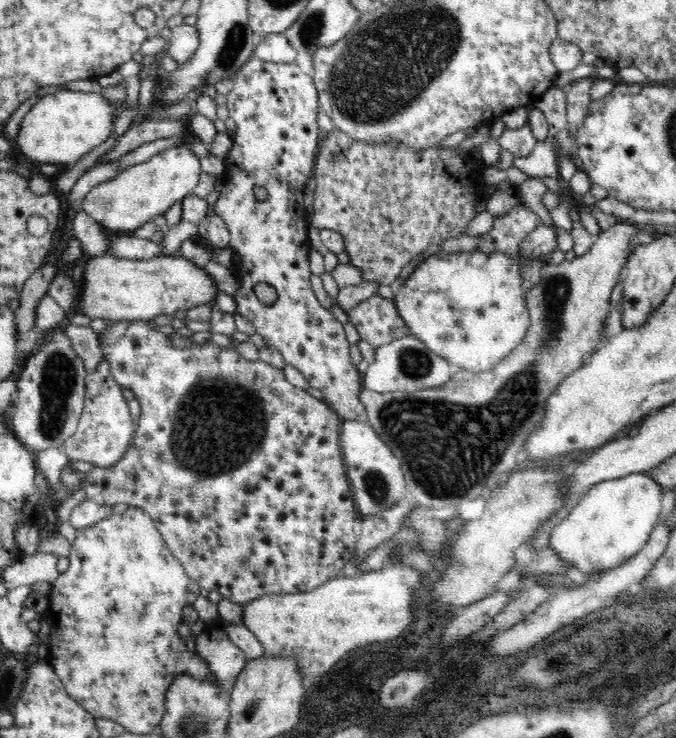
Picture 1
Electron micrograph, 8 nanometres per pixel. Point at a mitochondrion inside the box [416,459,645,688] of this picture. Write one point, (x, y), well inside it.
(583, 653)

